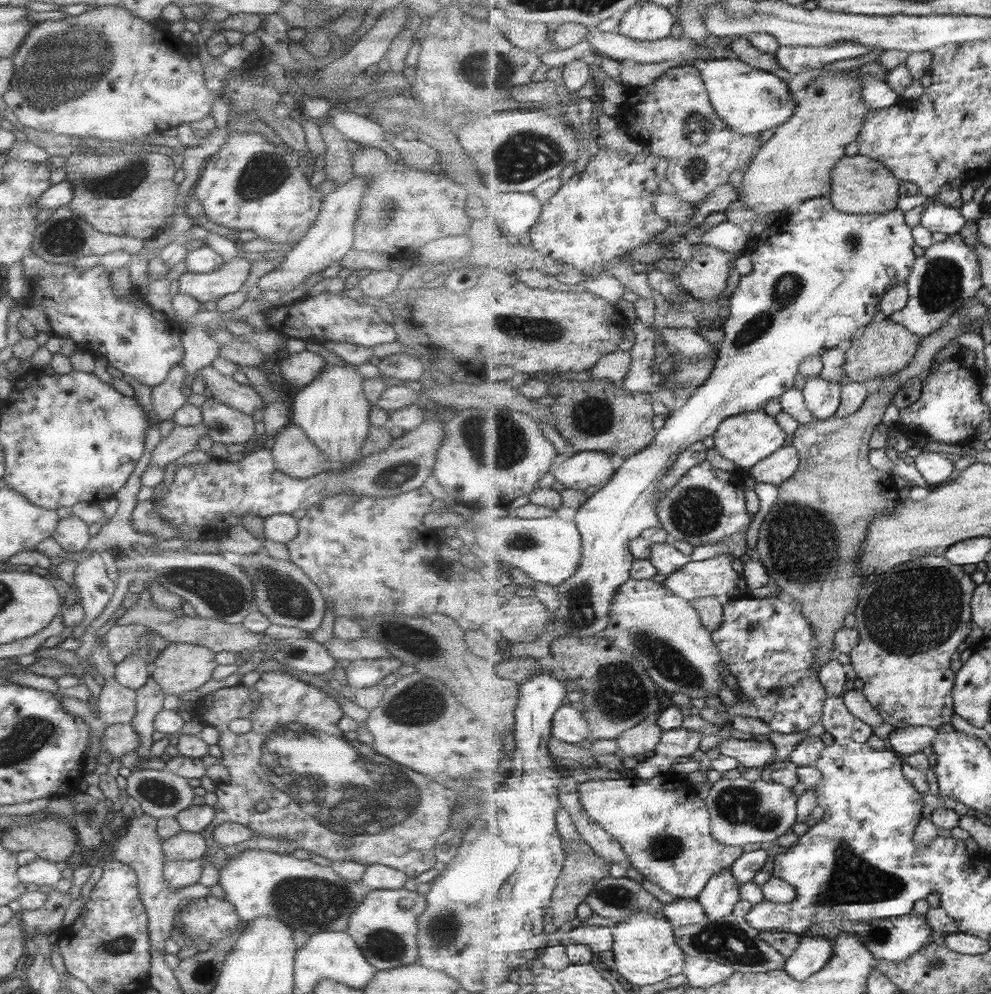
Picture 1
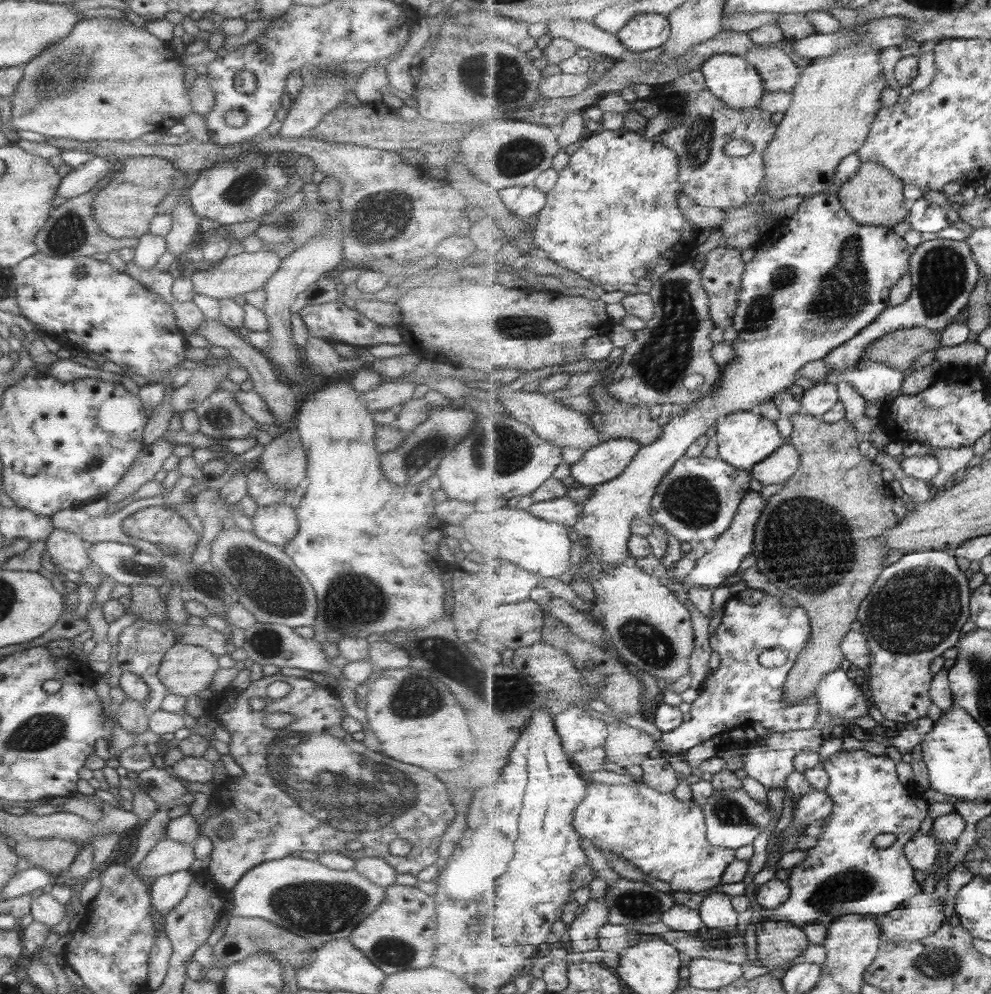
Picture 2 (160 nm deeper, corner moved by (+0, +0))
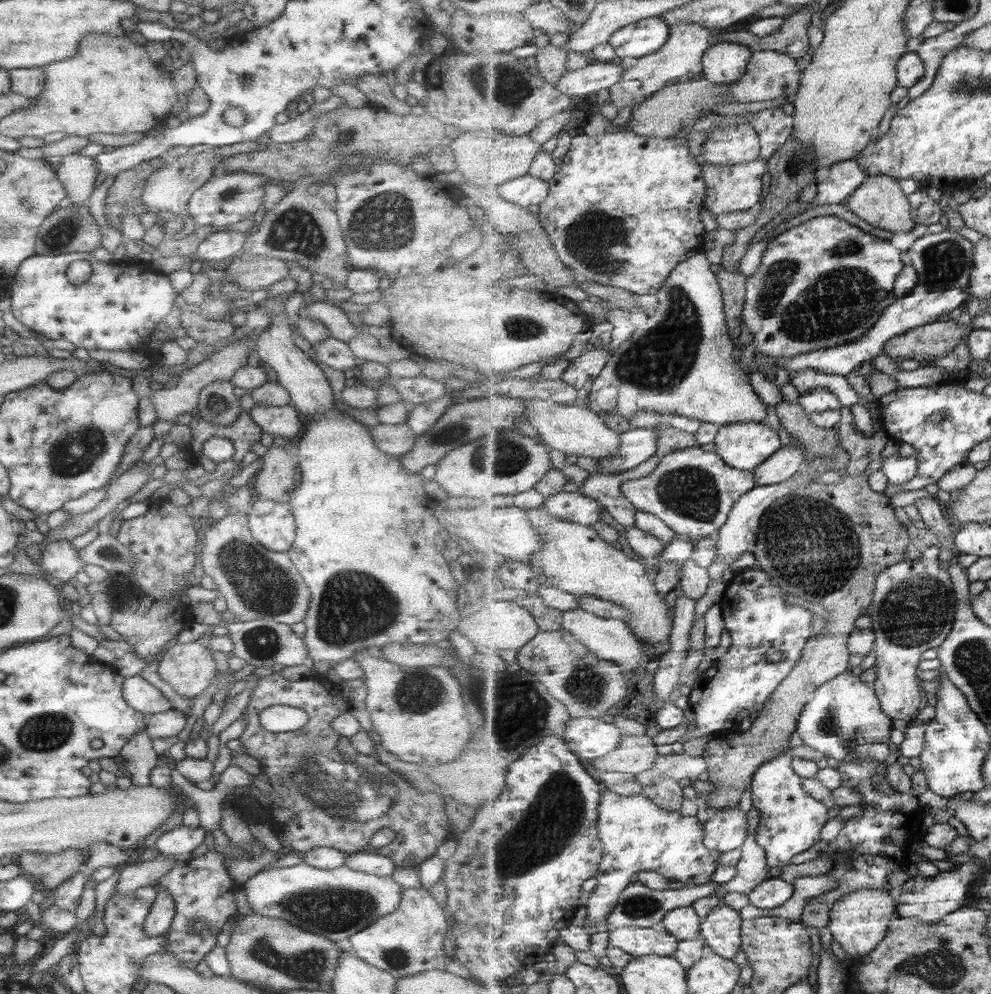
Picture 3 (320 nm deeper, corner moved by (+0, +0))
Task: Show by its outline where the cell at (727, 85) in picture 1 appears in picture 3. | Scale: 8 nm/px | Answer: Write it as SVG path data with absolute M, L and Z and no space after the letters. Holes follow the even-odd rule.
M721 42L711 46L702 64L708 79L721 86L733 86L747 72L753 50L743 44Z

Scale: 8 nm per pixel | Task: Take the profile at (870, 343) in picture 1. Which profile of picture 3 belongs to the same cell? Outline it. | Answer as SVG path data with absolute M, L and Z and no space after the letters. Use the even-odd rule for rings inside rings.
M954 315L895 336L887 342L883 354L895 360L913 358L919 362L932 361L951 354L972 331L971 327L957 322Z

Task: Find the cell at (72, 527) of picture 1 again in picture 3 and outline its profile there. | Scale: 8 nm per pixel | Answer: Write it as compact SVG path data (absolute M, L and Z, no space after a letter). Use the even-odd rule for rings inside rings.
M69 541L48 542L41 546L40 553L41 568L59 582L67 583L77 572L84 570L77 550Z

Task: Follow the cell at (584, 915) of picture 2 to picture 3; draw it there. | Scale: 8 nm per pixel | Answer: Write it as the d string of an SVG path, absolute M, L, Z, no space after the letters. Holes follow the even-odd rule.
M607 789L602 792L602 802L598 811L598 831L604 846L604 855L601 870L596 876L598 883L585 905L587 910L585 927L589 935L611 930L607 922L608 914L617 906L624 889L635 882L638 872L655 871L669 880L676 878L681 883L703 885L712 881L713 873L720 867L717 860L721 852L707 848L704 843L704 826L695 816L683 816L678 810L675 812L666 810L643 794L624 796Z

